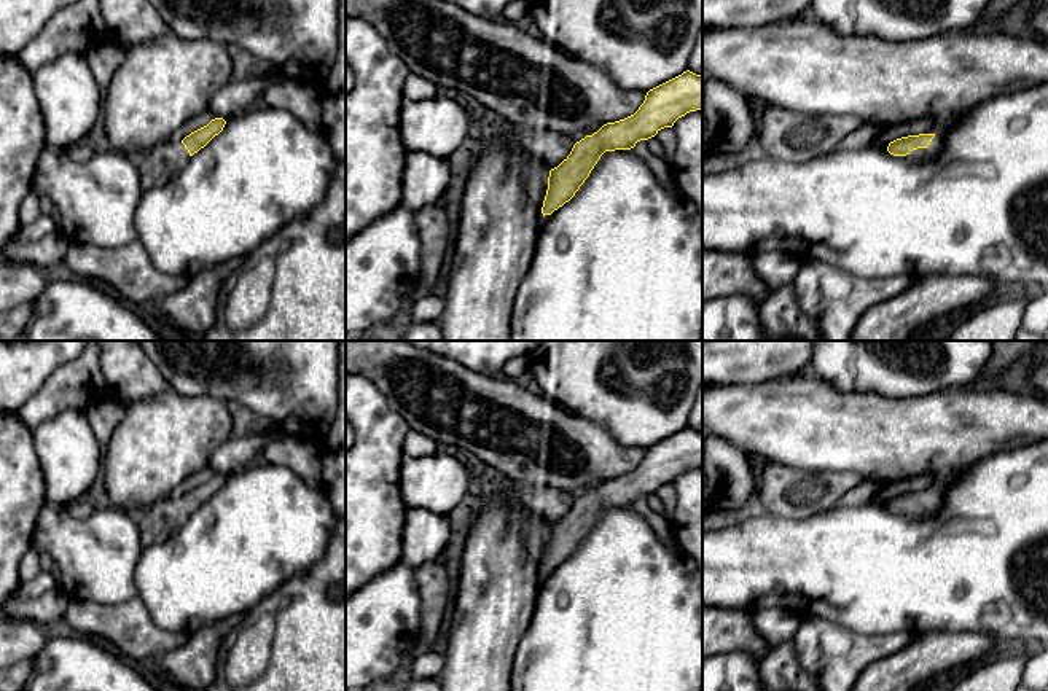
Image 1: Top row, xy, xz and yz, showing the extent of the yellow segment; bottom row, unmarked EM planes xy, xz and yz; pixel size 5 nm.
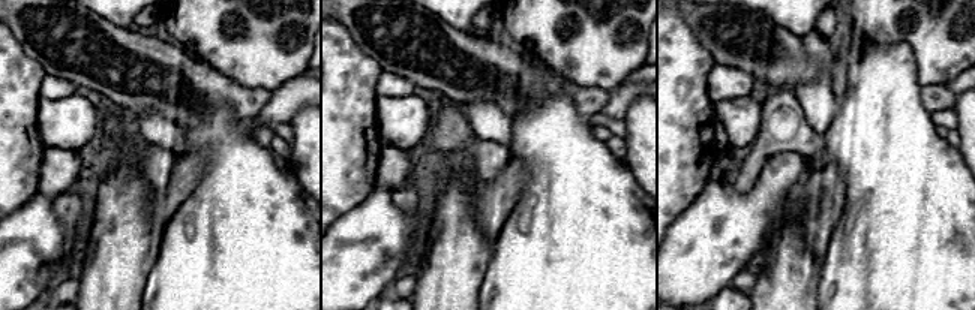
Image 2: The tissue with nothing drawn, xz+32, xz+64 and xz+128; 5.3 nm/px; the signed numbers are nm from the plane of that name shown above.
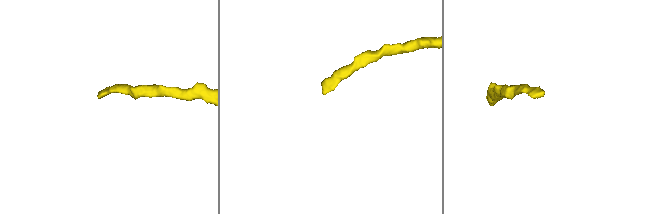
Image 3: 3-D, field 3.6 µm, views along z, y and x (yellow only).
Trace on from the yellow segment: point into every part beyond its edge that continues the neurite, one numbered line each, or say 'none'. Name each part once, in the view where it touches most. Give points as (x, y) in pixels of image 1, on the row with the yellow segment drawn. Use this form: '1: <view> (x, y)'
1: yz (927, 155)

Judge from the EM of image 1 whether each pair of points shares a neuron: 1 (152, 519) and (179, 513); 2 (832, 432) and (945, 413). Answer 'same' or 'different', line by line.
1: same
2: same

